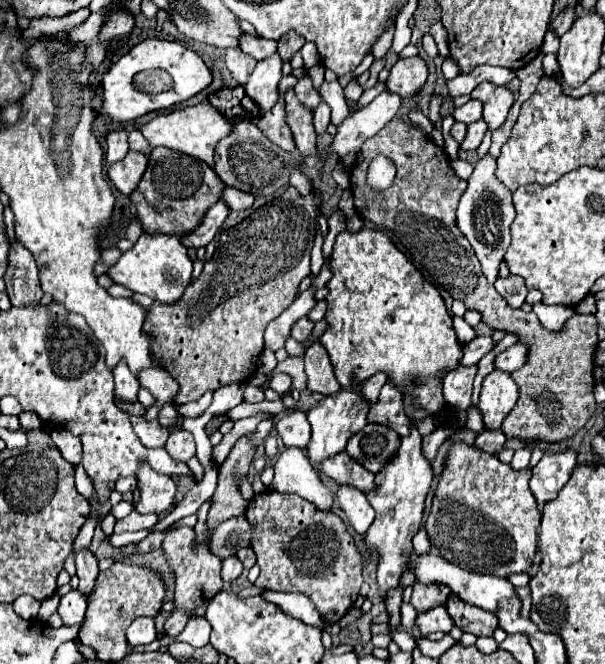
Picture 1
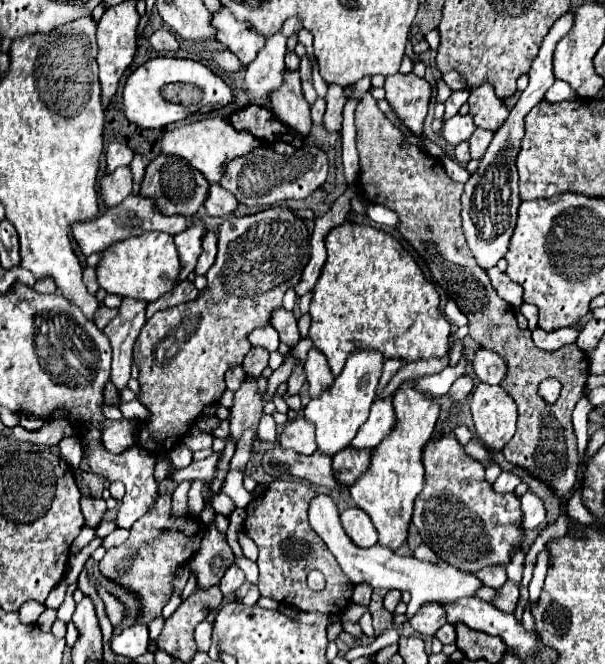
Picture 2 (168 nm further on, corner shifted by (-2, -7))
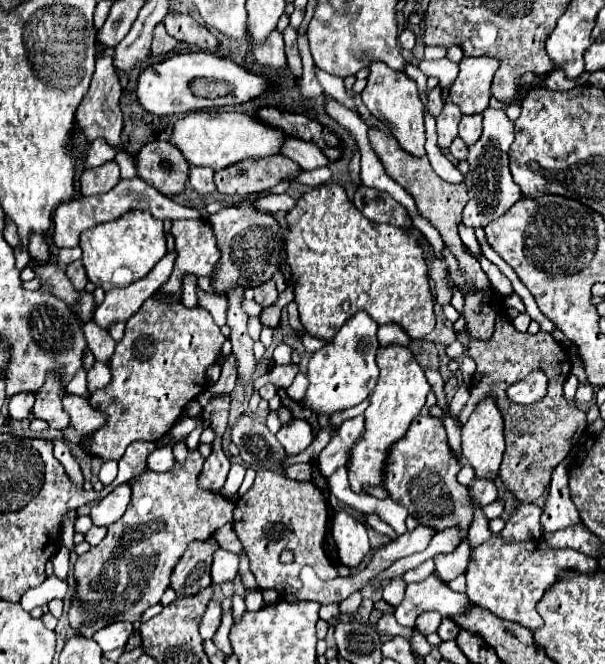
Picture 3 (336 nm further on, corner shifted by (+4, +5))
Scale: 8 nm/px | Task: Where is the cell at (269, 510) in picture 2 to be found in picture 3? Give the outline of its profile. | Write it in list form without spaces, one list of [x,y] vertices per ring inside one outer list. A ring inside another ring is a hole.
[[[259,470],[253,486],[235,502],[233,528],[249,558],[249,570],[263,590],[275,588],[279,594],[299,590],[299,568],[303,566],[313,566],[321,580],[337,578],[337,568],[323,550],[327,502],[321,490],[311,482],[299,484],[295,480],[287,480],[281,472]],[[283,550],[291,550],[295,554],[291,564],[279,562],[279,554]]]

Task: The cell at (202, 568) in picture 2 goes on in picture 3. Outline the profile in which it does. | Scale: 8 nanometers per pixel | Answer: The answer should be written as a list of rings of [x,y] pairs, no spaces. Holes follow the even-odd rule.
[[[213,538],[189,544],[171,574],[169,588],[173,588],[177,596],[193,596],[211,584],[209,568],[215,548],[219,546]]]

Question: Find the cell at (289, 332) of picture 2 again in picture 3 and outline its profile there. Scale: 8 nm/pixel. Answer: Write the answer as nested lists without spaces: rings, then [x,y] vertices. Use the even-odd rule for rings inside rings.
[[[267,280],[263,284],[259,284],[257,288],[253,288],[253,298],[255,302],[259,302],[263,308],[265,306],[271,306],[275,300],[277,300],[279,292],[275,288],[275,280]]]

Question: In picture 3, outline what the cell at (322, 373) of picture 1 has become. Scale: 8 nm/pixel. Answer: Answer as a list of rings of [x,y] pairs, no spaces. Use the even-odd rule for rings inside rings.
[[[307,332],[303,334],[301,342],[303,342],[303,346],[305,346],[305,350],[307,350],[307,352],[317,352],[319,348],[323,348],[323,346],[327,344],[327,340],[323,340],[323,338],[315,338],[315,336],[307,334]]]

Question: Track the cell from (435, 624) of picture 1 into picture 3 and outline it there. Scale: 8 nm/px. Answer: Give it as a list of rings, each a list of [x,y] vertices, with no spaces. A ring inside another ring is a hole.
[[[443,618],[443,622],[441,622],[437,634],[439,634],[439,638],[441,638],[443,642],[445,642],[445,640],[455,640],[457,634],[459,634],[459,626],[457,626],[453,620]]]

